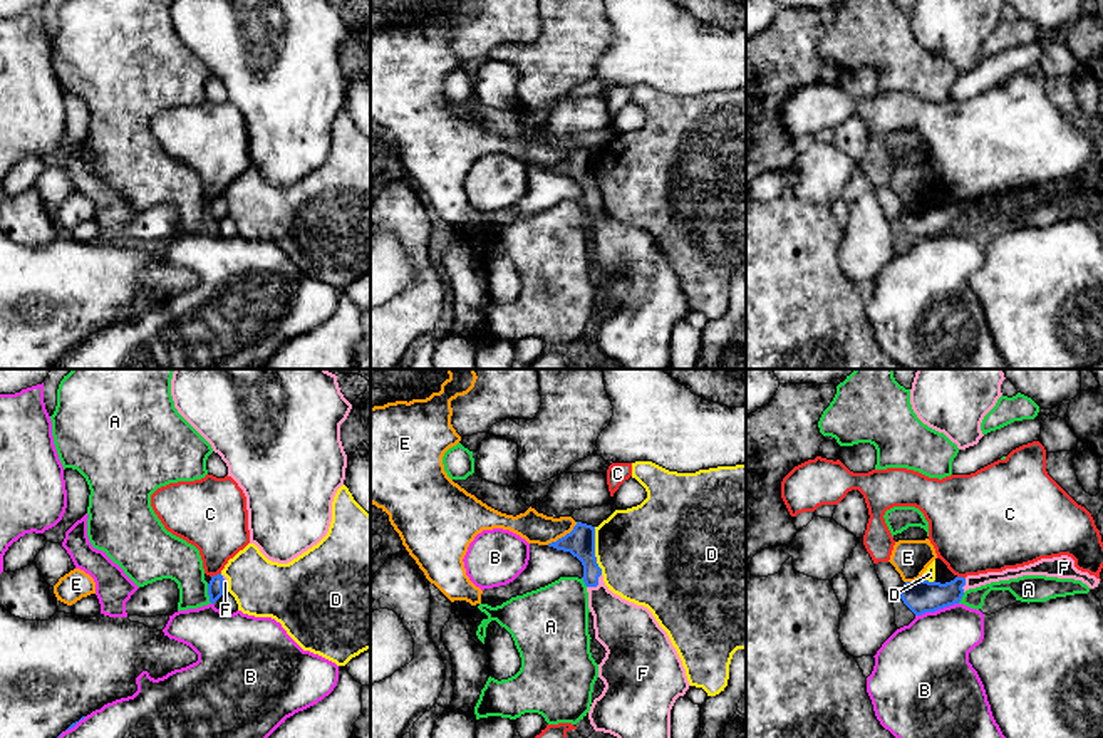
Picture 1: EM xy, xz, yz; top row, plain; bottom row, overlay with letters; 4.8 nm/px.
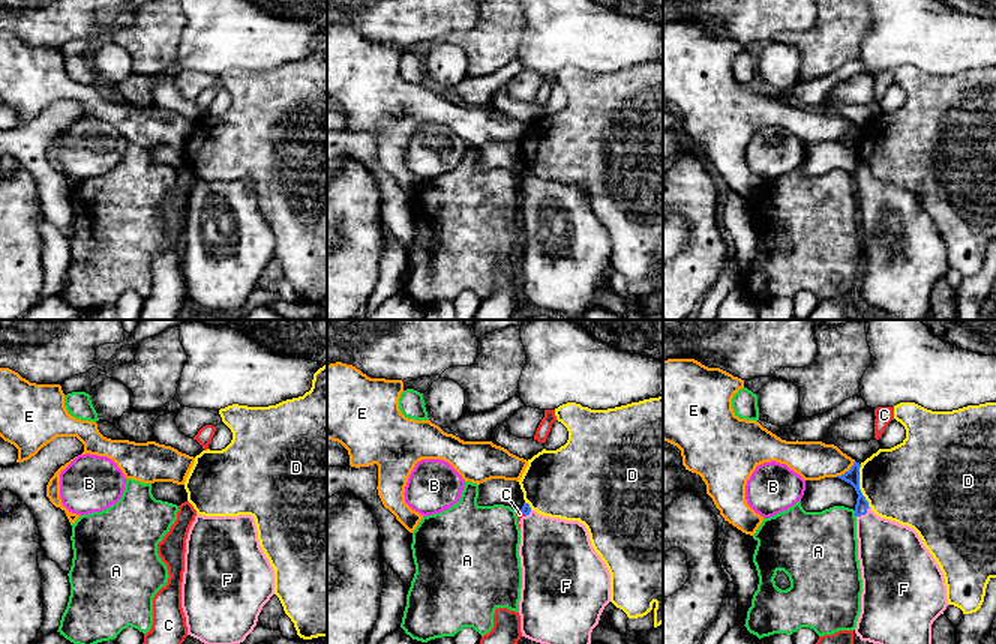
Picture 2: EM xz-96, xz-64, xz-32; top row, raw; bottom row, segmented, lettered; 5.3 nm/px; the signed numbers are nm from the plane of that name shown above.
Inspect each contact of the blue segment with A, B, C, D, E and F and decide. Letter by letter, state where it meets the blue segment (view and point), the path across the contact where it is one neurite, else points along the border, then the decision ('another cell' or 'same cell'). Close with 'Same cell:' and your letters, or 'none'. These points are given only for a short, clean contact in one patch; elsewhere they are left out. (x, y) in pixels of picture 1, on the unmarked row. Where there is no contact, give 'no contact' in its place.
A: xy (208, 218) | along xy (207, 208), (207, 218), (212, 227) | another cell
B: yz (936, 233) | another cell
C: xy (215, 200) | along xy (220, 197), (212, 202) | another cell
D: xz (594, 175) | along xz (594, 151), (594, 180), (602, 198) | another cell
E: xz (562, 161) | another cell
F: xz (597, 208) | across xz (580, 166), (597, 208), (600, 225), (622, 252) | same cell
Same cell: F

